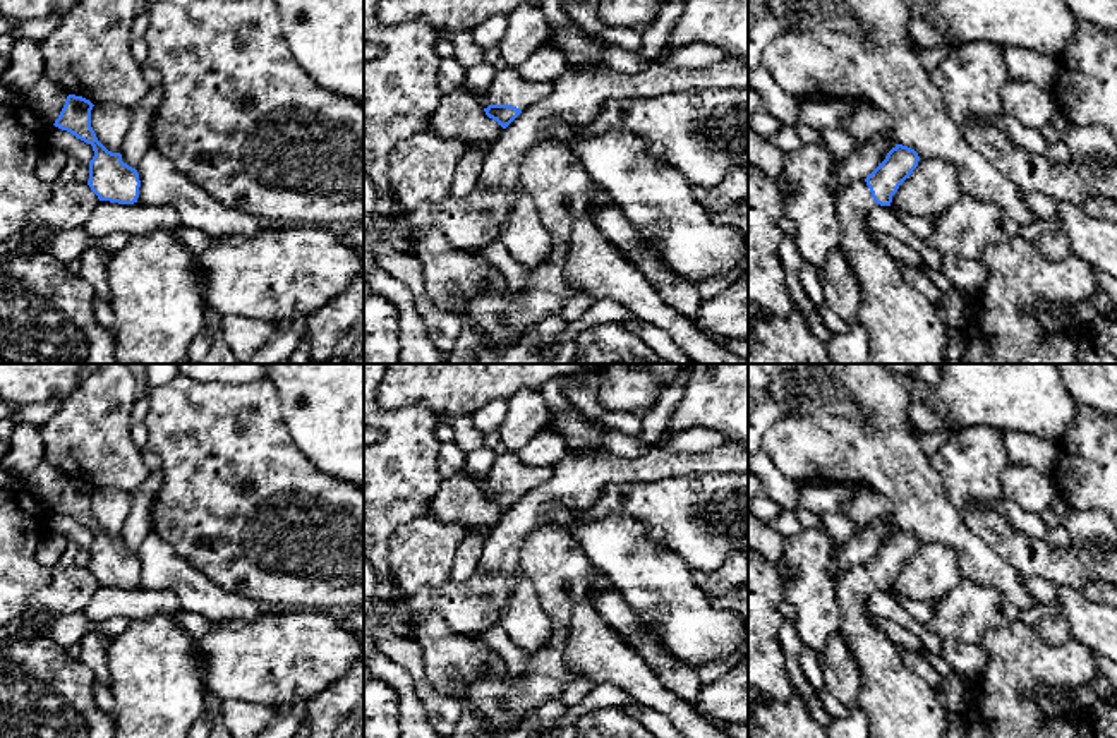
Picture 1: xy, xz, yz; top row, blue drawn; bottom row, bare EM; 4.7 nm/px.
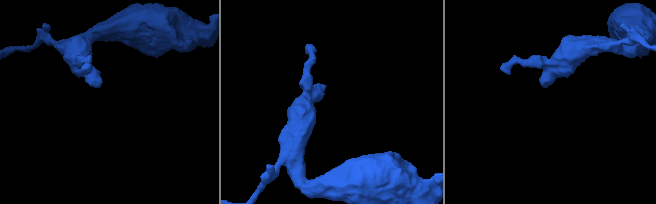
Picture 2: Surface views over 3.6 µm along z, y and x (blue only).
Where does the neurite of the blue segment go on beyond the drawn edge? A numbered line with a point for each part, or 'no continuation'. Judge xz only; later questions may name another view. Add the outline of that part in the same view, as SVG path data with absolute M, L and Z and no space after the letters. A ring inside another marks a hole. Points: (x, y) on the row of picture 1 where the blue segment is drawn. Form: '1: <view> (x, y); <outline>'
1: xz (508, 88); M515 67L496 70L486 93L491 105L511 105L520 110L537 103L552 91L552 82L528 82L518 76Z

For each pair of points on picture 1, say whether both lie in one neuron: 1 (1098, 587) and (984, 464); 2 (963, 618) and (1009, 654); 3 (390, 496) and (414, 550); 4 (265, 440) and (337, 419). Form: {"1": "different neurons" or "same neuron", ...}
{"1": "same neuron", "2": "different neurons", "3": "different neurons", "4": "different neurons"}

